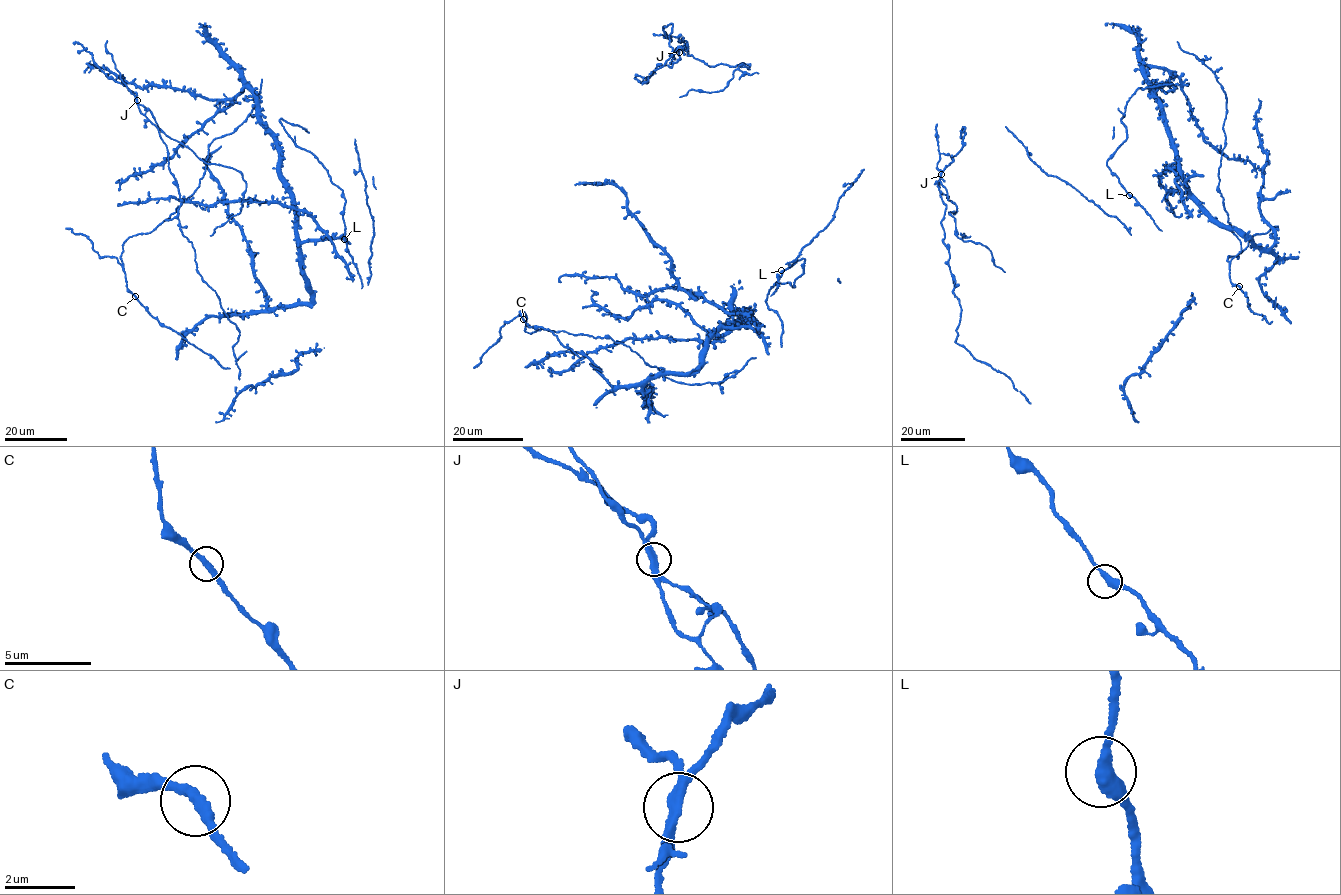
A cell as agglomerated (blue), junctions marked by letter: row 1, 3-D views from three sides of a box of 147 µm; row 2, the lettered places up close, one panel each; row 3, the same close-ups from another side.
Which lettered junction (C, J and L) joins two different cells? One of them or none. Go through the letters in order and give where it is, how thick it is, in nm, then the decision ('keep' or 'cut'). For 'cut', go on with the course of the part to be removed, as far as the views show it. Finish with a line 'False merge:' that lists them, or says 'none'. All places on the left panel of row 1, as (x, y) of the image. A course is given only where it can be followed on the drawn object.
C: at (135, 296); 300 nm thick; keep
J: at (137, 100); 320 nm thick; cut; foreign part runs (137, 100), (165, 134), (208, 163), (232, 167), (241, 174), (246, 184), (240, 212), (216, 226), (210, 236)
L: at (344, 239); 360 nm thick; keep
False merge: J

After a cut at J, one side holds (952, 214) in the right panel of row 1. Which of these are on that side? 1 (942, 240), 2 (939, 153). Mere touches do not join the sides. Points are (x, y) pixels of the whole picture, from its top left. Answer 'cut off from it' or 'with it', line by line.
1: cut off from it
2: cut off from it

